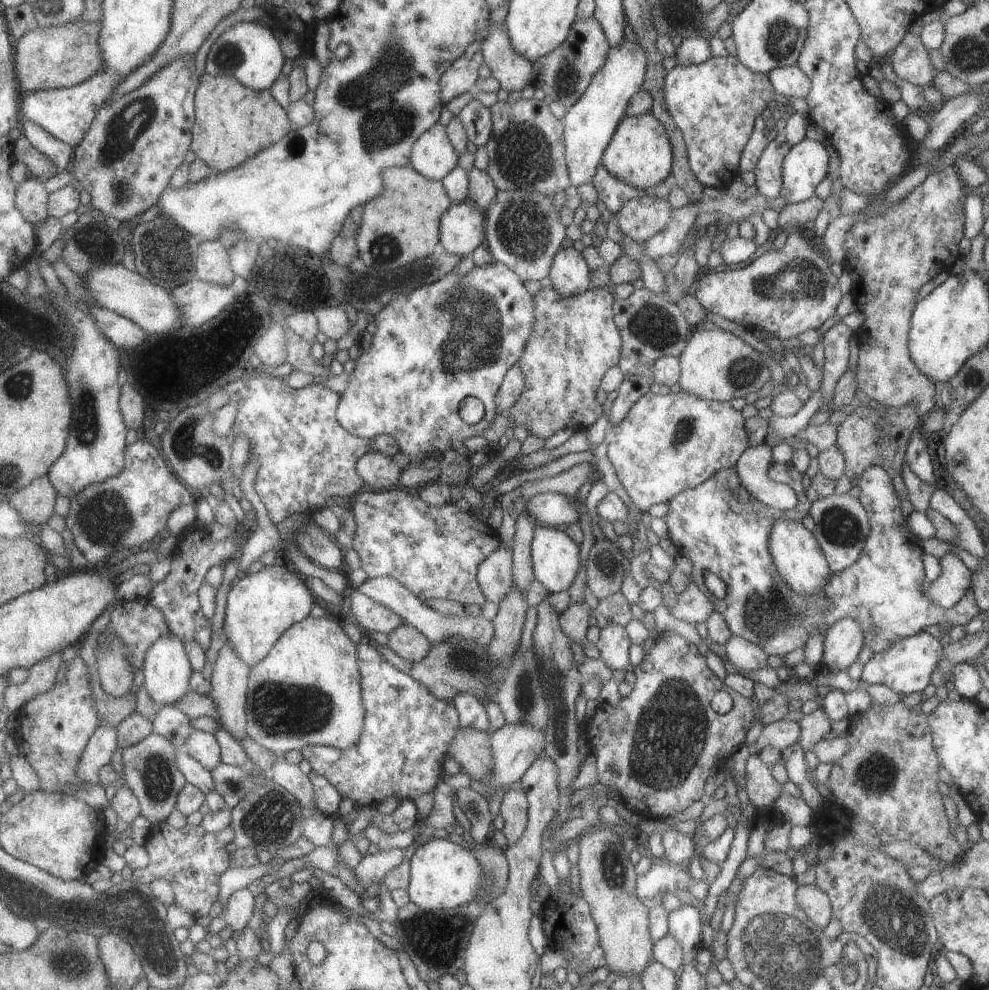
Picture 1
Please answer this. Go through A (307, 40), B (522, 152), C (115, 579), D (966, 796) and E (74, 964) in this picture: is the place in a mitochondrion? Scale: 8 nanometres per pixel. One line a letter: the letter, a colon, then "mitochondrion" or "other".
A: other
B: mitochondrion
C: other
D: other
E: mitochondrion

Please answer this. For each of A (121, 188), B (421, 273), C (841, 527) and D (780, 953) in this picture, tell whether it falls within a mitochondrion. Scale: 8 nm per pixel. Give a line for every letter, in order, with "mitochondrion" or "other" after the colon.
A: mitochondrion
B: mitochondrion
C: mitochondrion
D: mitochondrion

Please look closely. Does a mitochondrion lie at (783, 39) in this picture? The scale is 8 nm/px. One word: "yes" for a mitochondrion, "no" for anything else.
yes

